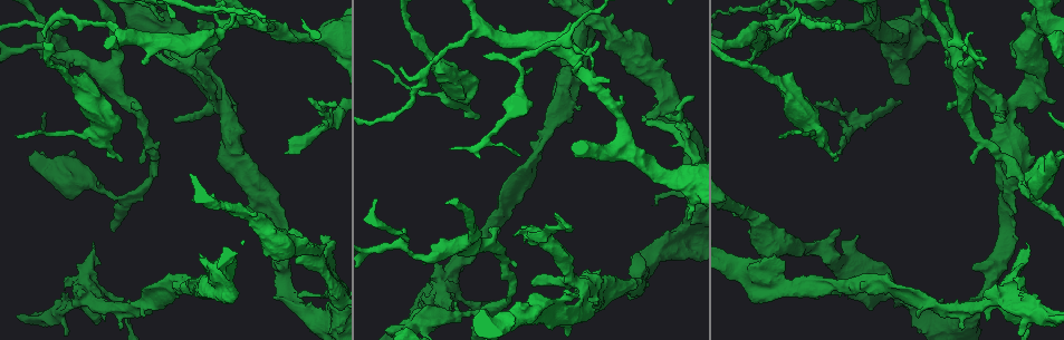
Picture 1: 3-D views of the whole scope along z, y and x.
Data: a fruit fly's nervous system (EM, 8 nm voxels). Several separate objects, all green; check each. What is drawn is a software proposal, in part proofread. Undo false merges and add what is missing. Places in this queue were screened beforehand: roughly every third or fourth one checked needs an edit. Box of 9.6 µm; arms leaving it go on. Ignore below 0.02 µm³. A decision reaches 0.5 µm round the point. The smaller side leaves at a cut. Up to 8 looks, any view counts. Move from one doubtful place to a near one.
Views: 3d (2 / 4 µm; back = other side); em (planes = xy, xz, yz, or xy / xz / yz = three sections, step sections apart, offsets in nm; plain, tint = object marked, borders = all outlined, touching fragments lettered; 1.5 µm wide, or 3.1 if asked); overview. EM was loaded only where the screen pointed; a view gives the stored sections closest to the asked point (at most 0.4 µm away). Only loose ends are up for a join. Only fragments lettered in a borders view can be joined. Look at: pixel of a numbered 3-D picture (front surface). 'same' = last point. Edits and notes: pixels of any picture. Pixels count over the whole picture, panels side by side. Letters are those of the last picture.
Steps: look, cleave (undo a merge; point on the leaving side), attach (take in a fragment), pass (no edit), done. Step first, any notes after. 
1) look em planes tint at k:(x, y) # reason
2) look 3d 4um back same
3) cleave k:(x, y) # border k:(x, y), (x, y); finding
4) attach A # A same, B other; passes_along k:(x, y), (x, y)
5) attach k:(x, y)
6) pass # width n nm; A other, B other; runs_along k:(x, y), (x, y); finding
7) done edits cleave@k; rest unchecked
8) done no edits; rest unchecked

look em planes tint at 1:(329, 274) # thick turns thin

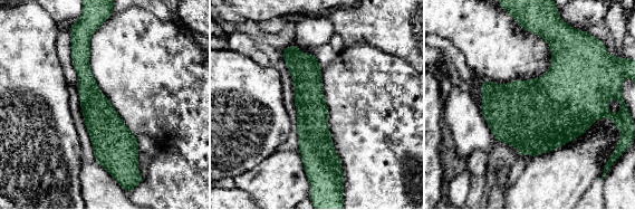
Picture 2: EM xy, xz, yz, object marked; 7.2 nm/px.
look em planes borders same

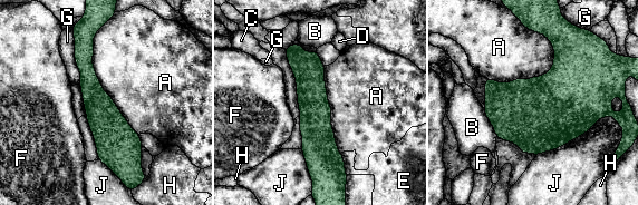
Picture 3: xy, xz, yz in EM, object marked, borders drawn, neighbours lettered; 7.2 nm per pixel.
pass # width 220 nm; A other, B other, C other, D other, E other, F other, G other, H other, J other; all the same cell

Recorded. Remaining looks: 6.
look 3d 2um back at 1:(651, 265) # arms part here

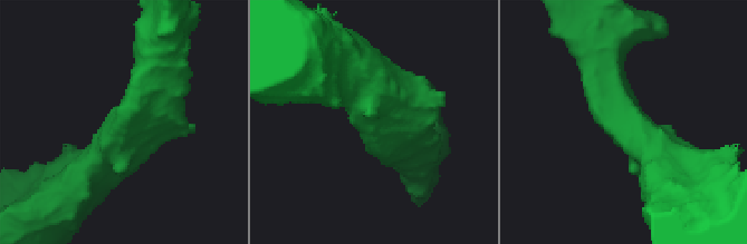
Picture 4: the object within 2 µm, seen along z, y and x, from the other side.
look em xy step 8 tint at 4:(130, 125)

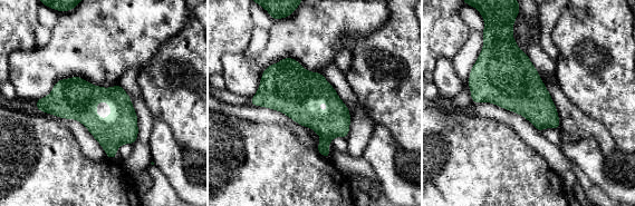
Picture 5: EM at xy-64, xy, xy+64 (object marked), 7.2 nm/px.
look em planes borders same

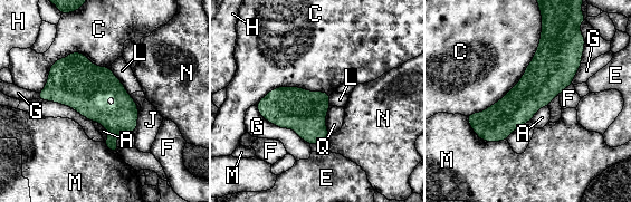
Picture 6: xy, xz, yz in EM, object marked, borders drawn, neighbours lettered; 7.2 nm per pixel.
pass # longest_contact C 850 nm; A other, C other, E other, F other, G other, H other, J other, L other, M other, N other, Q other; runs_along 6:(544, 34), (545, 76), (484, 137); continuous, no second cell

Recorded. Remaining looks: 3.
look 3d 2um at 1:(122, 158) # free end

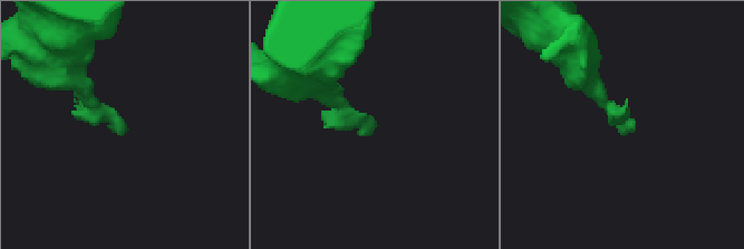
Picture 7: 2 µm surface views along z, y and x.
look em planes plain at 7:(126, 126)

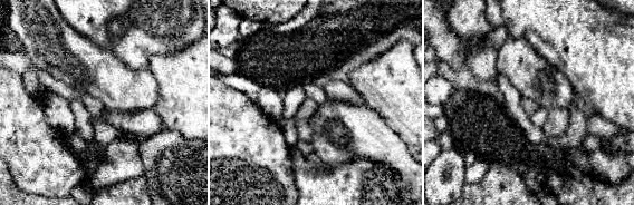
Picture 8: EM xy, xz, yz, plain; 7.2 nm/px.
look em planes borders same # see the neighbours

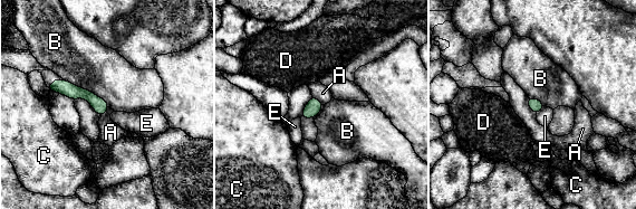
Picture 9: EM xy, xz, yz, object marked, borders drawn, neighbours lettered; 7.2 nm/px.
pass # longest_contact B 360 nm; A other, B other, C other, D other, E other; no lettered fragment goes on from it

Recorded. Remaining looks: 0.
done no edits; rest unchecked

